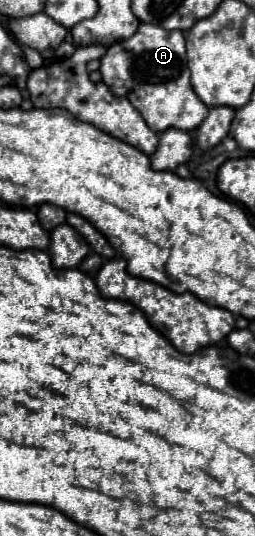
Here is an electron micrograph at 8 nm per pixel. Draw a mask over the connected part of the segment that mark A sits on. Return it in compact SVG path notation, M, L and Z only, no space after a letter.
M141 24L131 38L109 46L99 62L103 82L111 86L115 76L123 78L125 86L113 92L127 98L141 112L147 126L157 134L165 132L167 128L193 130L209 114L209 108L201 104L189 80L191 72L187 66L185 38L181 30L165 30L157 28L155 24Z

